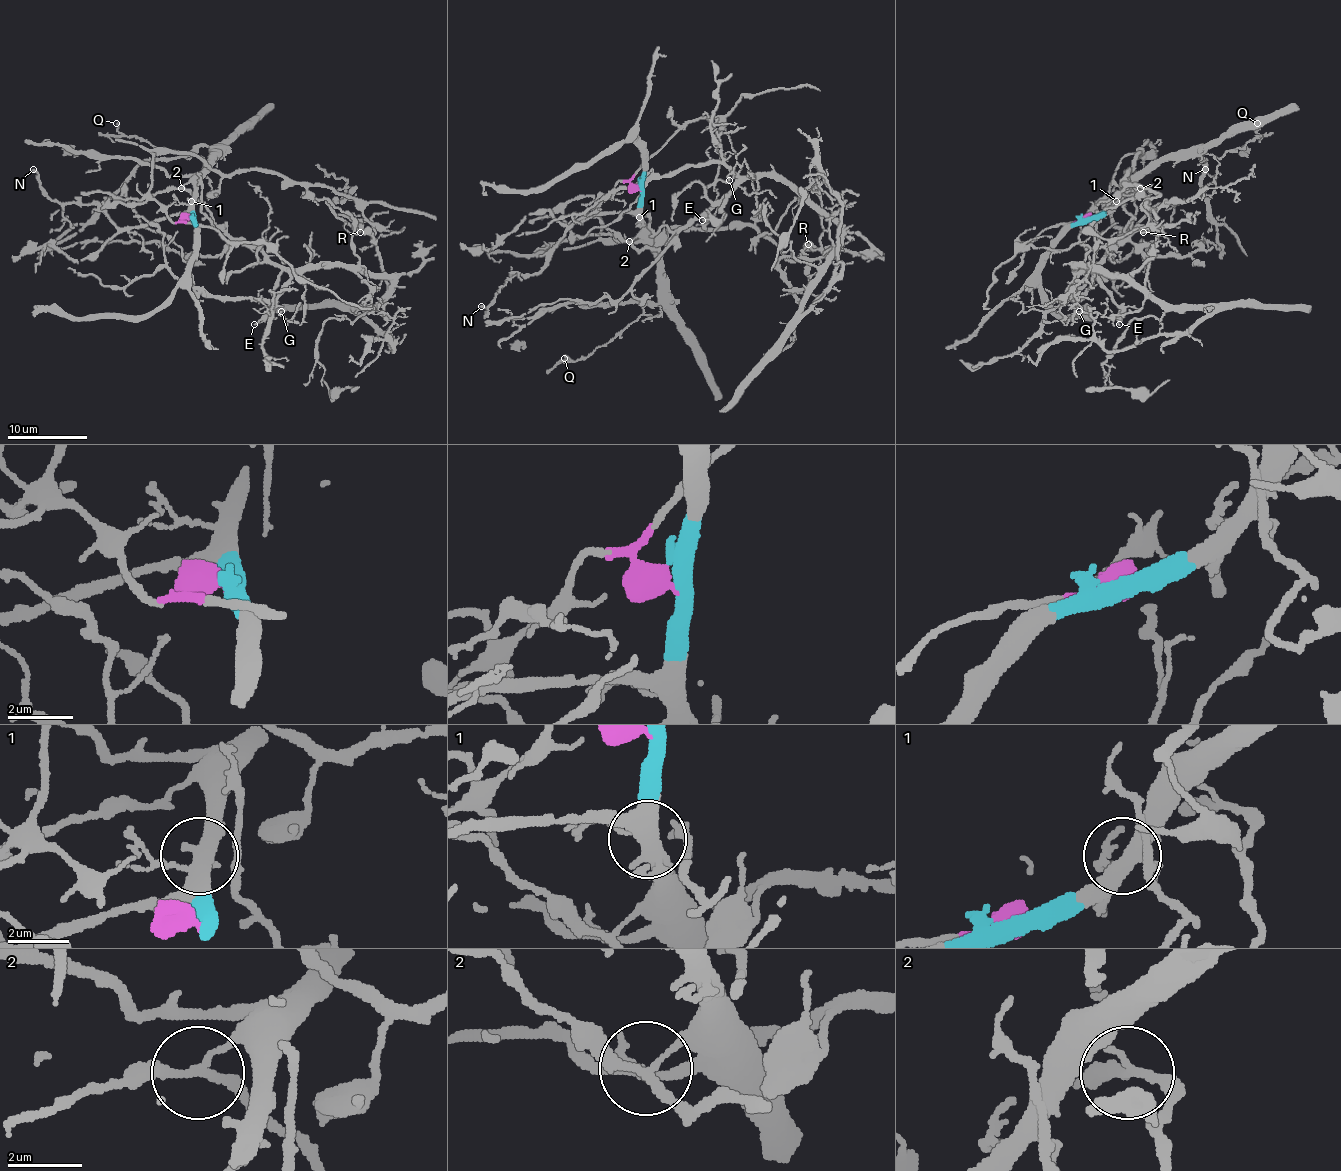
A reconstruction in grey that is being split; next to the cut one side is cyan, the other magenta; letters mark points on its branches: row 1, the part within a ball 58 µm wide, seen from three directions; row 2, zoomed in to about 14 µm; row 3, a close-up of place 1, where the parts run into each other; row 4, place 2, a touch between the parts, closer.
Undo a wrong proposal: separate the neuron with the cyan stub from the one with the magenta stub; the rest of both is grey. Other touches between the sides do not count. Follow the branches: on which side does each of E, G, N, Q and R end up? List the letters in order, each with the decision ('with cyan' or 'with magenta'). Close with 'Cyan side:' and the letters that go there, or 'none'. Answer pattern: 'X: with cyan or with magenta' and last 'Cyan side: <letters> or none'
E: with magenta
G: with magenta
N: with cyan
Q: with cyan
R: with magenta
Cyan side: N, Q

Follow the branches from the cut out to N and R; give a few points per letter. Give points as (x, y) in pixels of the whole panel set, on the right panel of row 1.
N: (1087, 218), (1101, 218), (1109, 212), (1117, 226), (1129, 228), (1151, 210), (1197, 196), (1212, 180), (1205, 168)
R: (1087, 218), (1135, 188), (1147, 202), (1127, 170), (1125, 182), (1159, 194), (1145, 210), (1167, 240), (1143, 232)

